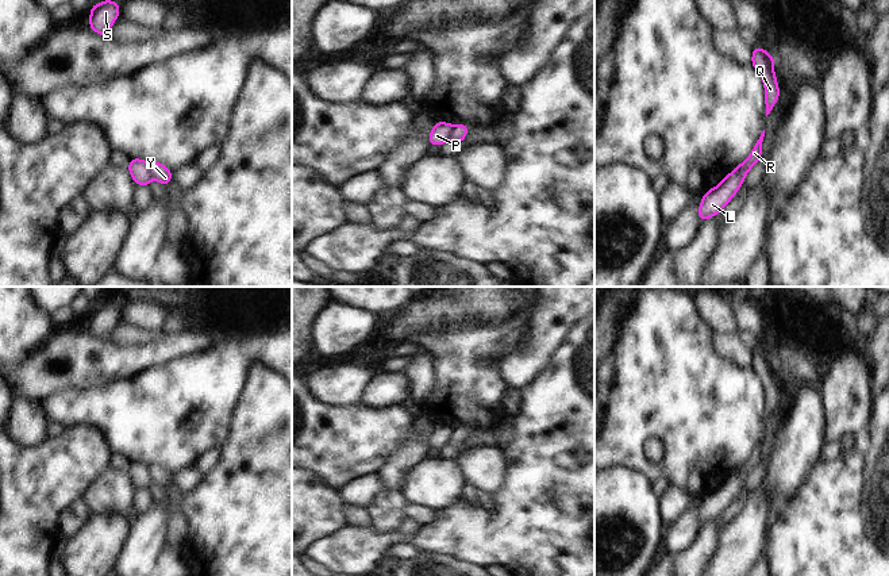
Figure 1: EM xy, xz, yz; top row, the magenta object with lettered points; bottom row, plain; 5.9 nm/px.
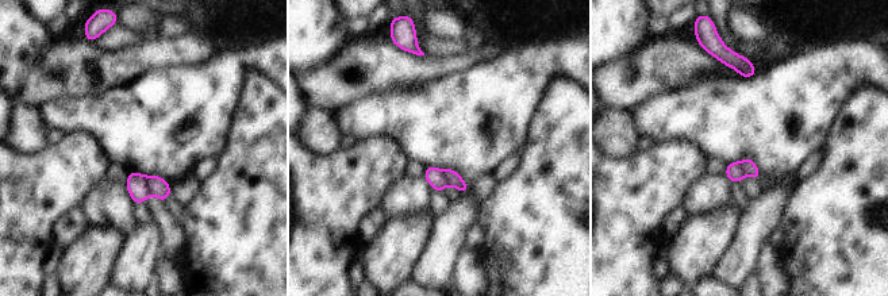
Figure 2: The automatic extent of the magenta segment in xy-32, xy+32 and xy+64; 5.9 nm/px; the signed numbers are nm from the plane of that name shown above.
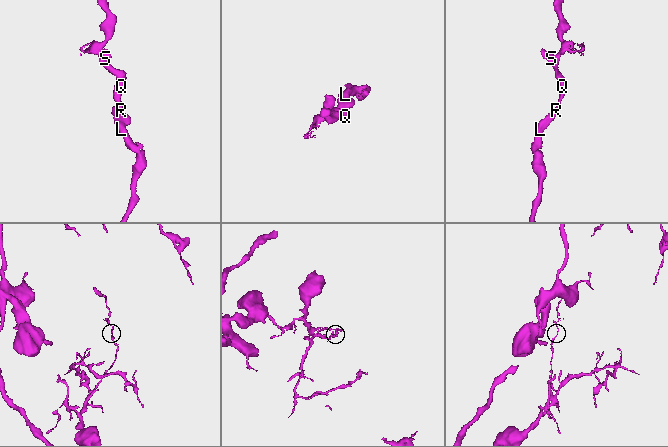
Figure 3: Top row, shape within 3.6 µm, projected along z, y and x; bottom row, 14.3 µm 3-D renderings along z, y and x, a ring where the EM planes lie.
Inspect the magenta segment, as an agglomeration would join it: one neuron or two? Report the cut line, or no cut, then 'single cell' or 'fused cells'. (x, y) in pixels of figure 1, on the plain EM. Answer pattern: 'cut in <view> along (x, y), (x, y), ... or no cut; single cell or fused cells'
cut in xy along (146, 465), (151, 480); fused cells

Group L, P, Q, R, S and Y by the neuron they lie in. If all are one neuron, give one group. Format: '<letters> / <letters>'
L P / Q R S Y

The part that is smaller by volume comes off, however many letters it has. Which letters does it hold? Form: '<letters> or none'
Q, R, S, Y.

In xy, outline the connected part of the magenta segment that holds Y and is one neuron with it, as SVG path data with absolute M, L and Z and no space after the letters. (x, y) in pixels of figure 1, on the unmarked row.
M151 464L147 465L147 469L151 481L157 483L163 489L166 489L173 483L172 480L173 475L168 472L165 468L162 468L161 465Z

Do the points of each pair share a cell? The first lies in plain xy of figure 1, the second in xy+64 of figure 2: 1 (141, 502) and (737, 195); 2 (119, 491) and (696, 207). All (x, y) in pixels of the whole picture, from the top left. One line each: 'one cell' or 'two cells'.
1: one cell
2: one cell

